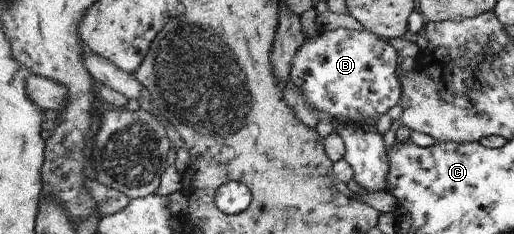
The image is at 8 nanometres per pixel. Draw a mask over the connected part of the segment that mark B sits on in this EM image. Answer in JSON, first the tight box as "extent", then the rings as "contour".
{"extent":[289,28,402,124],"contour":[[[338,28],[318,32],[315,39],[302,44],[297,55],[293,57],[292,71],[289,75],[289,79],[305,93],[312,107],[319,109],[322,114],[329,113],[335,124],[349,124],[378,117],[399,103],[402,87],[396,73],[398,53],[388,43],[384,43],[382,38],[368,30]]]}

